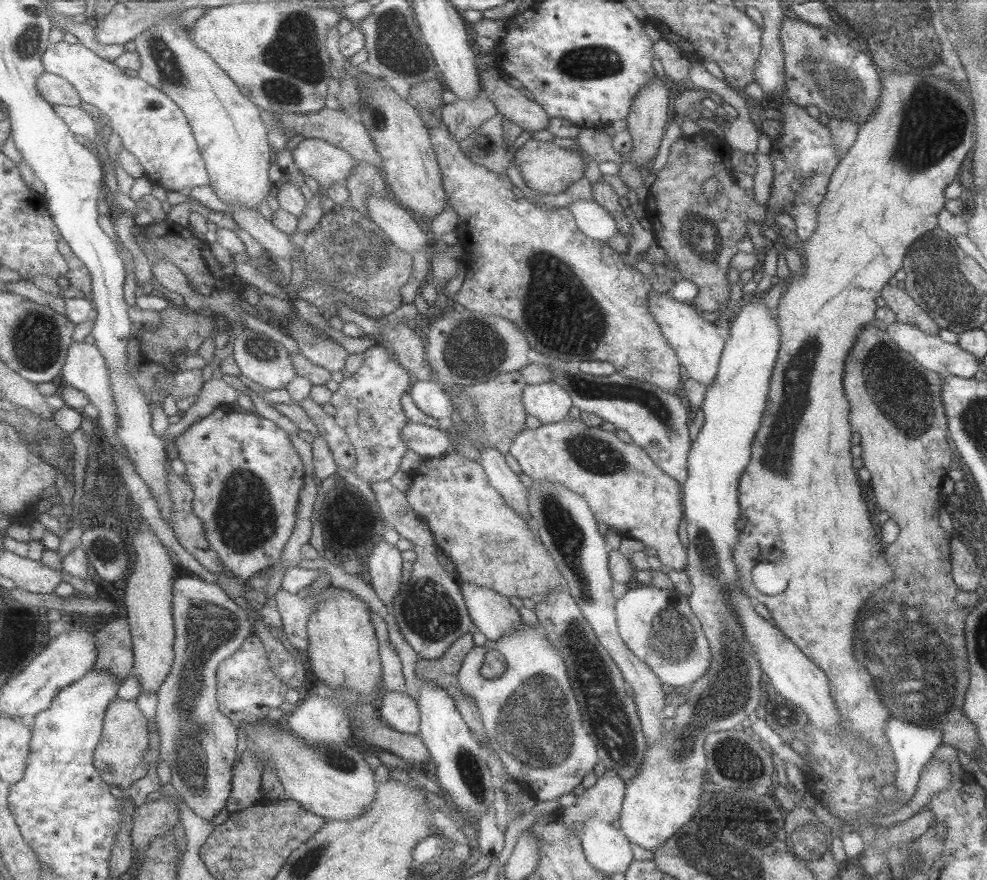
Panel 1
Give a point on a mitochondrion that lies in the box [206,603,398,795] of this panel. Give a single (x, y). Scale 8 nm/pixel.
(330, 759)

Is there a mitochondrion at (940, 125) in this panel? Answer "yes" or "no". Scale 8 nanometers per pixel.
yes

